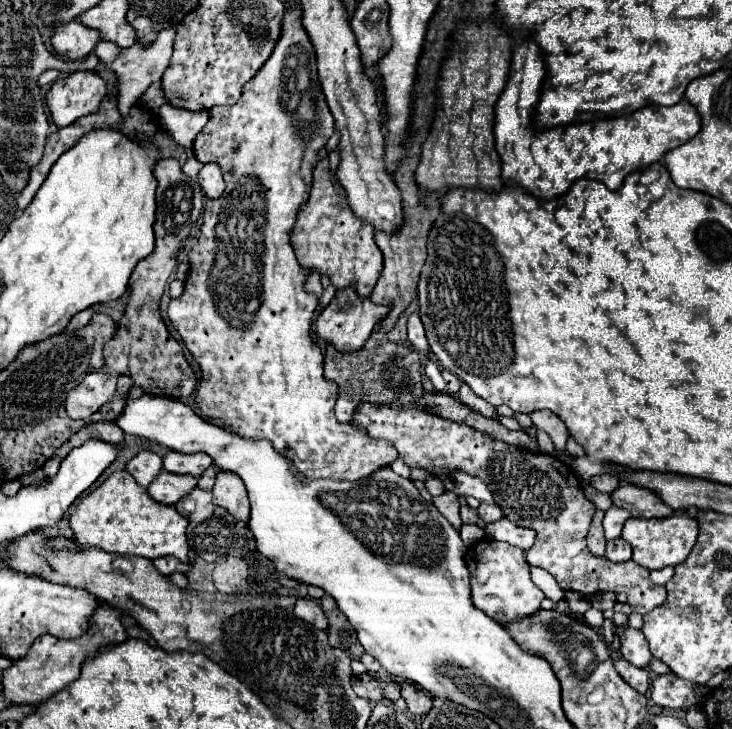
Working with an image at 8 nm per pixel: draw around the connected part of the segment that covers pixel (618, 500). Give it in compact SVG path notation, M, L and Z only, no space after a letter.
M621 484L611 494L611 500L615 506L631 512L633 518L665 518L673 514L673 510L665 506L657 494L633 484Z

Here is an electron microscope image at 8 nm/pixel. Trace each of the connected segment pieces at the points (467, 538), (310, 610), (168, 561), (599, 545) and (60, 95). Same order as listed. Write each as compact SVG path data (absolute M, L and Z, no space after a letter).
M463 524L463 528L461 528L461 540L467 544L467 546L473 546L473 544L477 544L479 540L483 540L485 538L485 530L483 528L479 528L479 526L475 526L475 524Z
M299 598L295 602L295 614L301 620L305 620L307 624L313 624L313 626L317 626L321 630L327 628L327 620L325 620L325 614L323 614L321 606L311 598Z
M165 556L165 558L155 558L153 566L163 574L163 576L171 576L173 572L189 572L189 564L177 562L173 556Z
M597 510L595 516L593 516L593 522L591 522L591 526L589 526L589 532L587 532L587 548L589 548L595 556L603 556L603 554L605 554L605 538L603 538L601 520L603 520L603 512Z
M79 70L57 78L47 92L47 104L55 126L63 128L81 116L97 112L105 94L107 84L93 70Z

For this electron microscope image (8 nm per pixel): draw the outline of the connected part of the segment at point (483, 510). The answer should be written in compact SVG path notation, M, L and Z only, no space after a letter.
M481 504L477 508L477 514L485 524L491 524L491 522L497 522L497 520L503 518L503 512L501 512L501 508L497 504Z

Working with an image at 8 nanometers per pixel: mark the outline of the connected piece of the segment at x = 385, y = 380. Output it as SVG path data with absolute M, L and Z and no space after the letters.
M381 328L369 336L365 346L357 352L339 354L327 346L325 354L325 378L339 386L339 398L335 404L335 416L339 422L349 422L357 404L375 402L375 404L413 404L423 394L421 386L421 358L407 344L393 344L387 340L387 334Z

